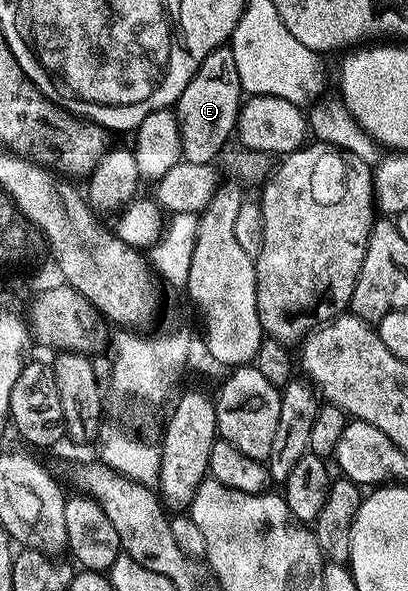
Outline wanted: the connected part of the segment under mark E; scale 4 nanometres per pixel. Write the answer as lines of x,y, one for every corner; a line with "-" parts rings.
229,45
216,47
203,65
199,65
195,77
191,77
175,104
177,133
181,139
180,158
186,163
213,163
225,142
234,138
242,102
243,90
232,49

